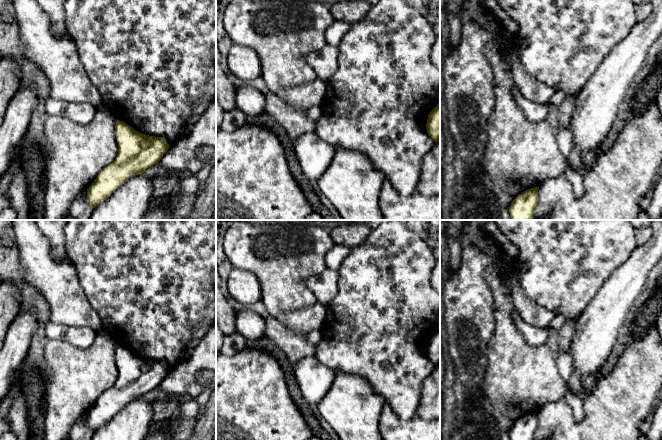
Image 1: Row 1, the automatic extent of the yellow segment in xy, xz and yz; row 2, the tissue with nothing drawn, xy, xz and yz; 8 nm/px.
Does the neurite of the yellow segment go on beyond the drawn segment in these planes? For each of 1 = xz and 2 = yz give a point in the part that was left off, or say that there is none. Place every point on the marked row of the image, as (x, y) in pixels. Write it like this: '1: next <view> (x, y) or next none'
1: next none
2: next none

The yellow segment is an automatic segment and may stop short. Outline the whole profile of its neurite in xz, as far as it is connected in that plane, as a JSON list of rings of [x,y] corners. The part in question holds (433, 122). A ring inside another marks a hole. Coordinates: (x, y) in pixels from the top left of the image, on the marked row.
[[[438,104],[428,115],[426,129],[428,135],[435,141],[440,141],[440,104]]]

